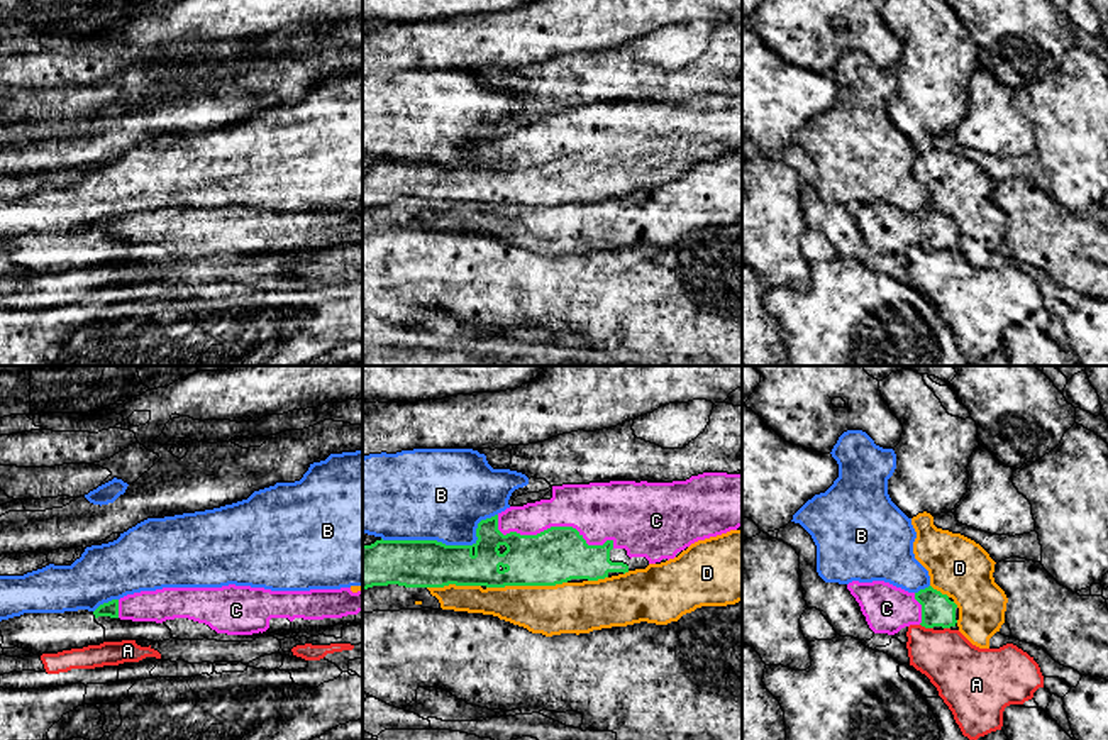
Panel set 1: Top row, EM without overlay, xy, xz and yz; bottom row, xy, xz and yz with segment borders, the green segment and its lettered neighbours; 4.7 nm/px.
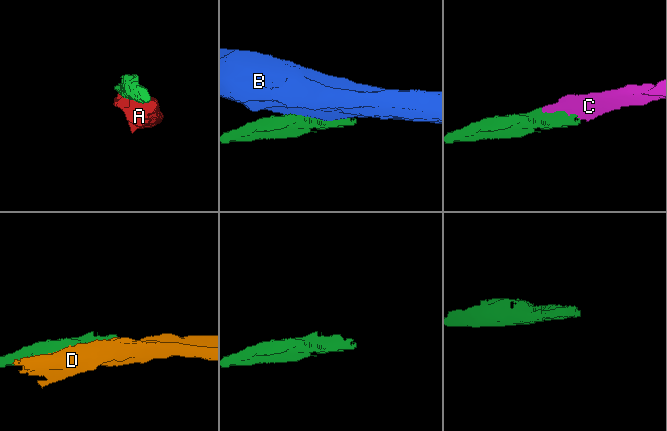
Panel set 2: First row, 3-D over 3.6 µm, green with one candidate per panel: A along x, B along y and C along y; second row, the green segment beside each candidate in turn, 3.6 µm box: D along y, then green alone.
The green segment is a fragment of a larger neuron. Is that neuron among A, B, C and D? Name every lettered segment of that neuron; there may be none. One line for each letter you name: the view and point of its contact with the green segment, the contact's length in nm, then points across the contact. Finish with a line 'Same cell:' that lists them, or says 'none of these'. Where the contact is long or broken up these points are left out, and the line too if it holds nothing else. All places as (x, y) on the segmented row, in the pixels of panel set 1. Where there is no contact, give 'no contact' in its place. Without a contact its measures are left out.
C: xz (553, 527) | 600 nm
Same cell: C

